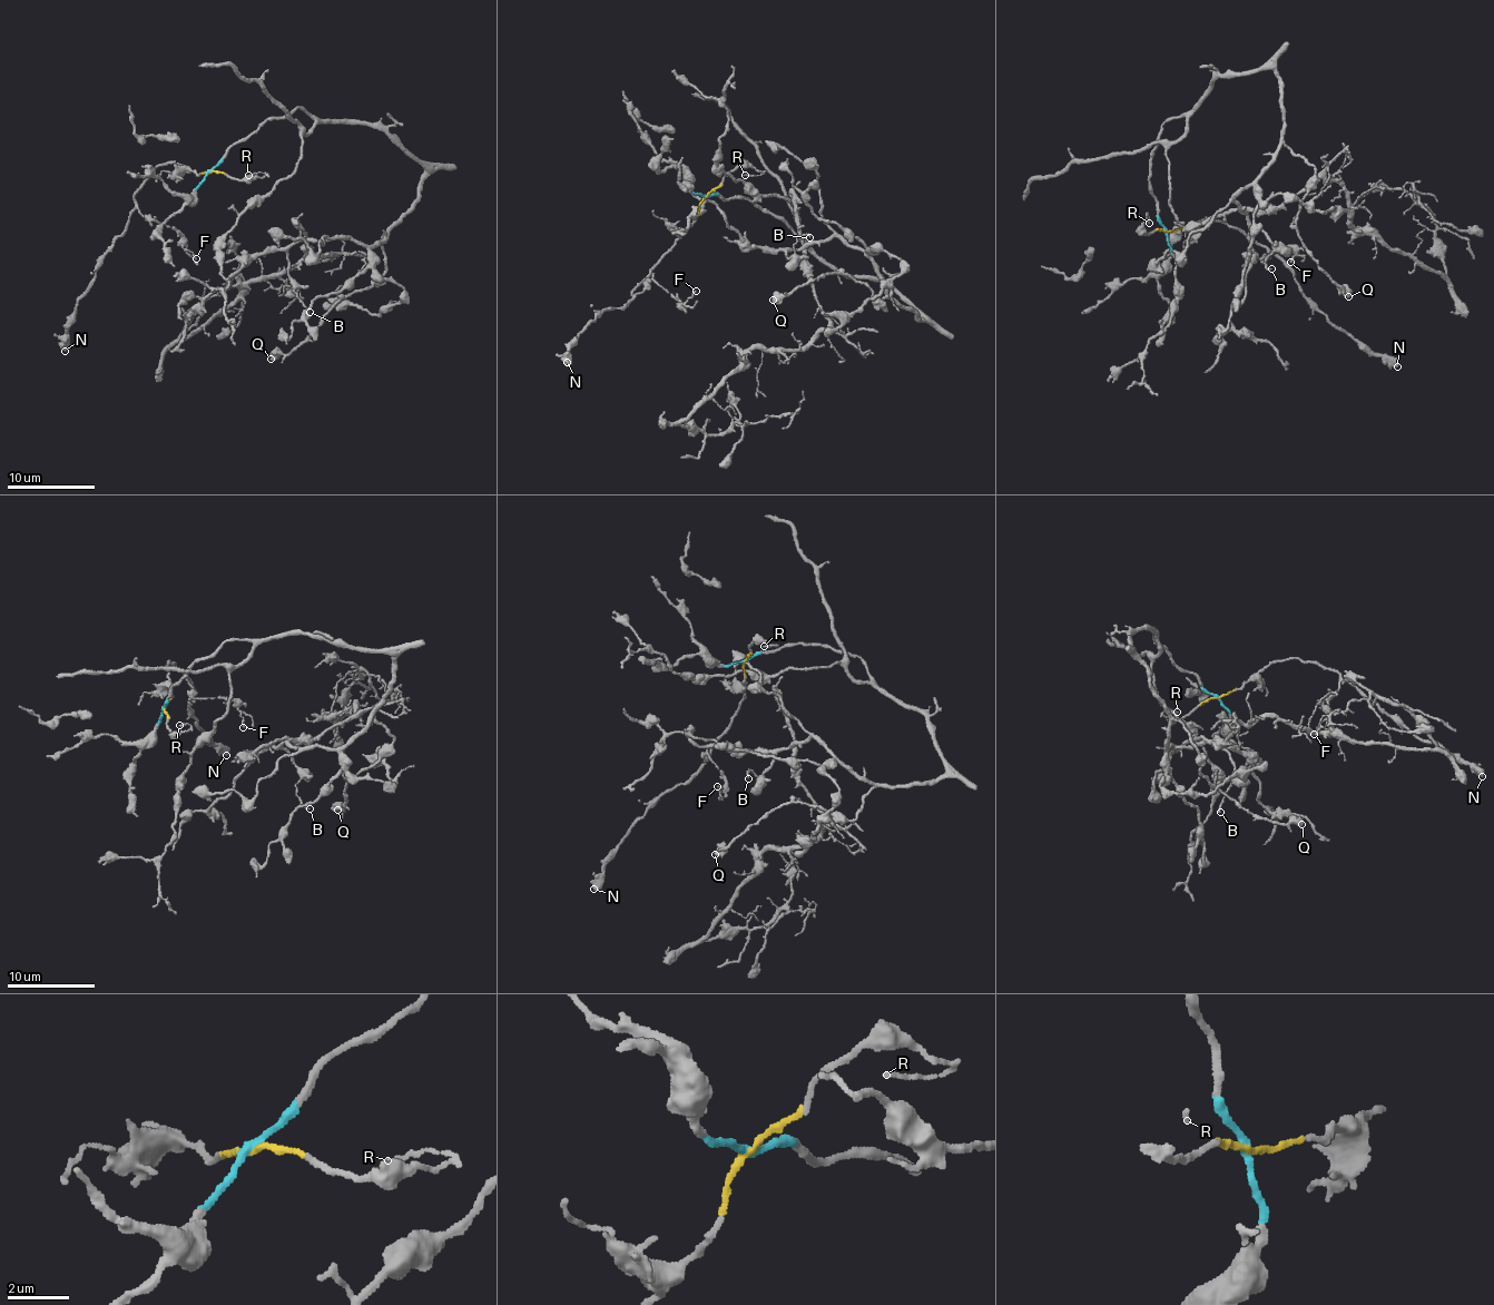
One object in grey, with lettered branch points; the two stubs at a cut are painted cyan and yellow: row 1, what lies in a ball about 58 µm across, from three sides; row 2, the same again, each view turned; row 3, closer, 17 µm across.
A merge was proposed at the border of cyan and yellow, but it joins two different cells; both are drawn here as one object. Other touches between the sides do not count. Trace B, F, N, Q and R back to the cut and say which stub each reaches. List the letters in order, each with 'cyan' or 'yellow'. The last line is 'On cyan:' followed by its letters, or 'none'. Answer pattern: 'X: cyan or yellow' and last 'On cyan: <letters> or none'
B: cyan
F: yellow
N: yellow
Q: cyan
R: yellow
On cyan: B, Q

